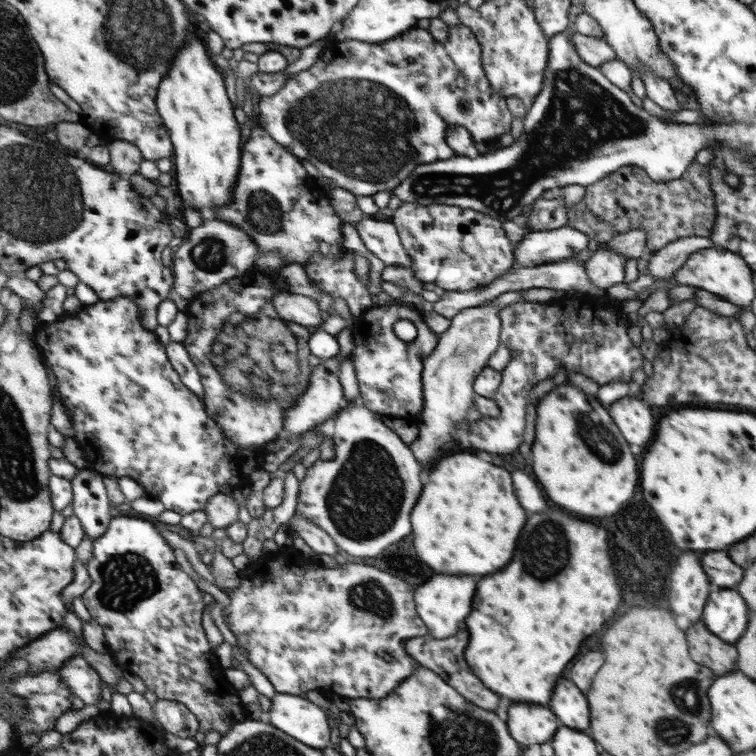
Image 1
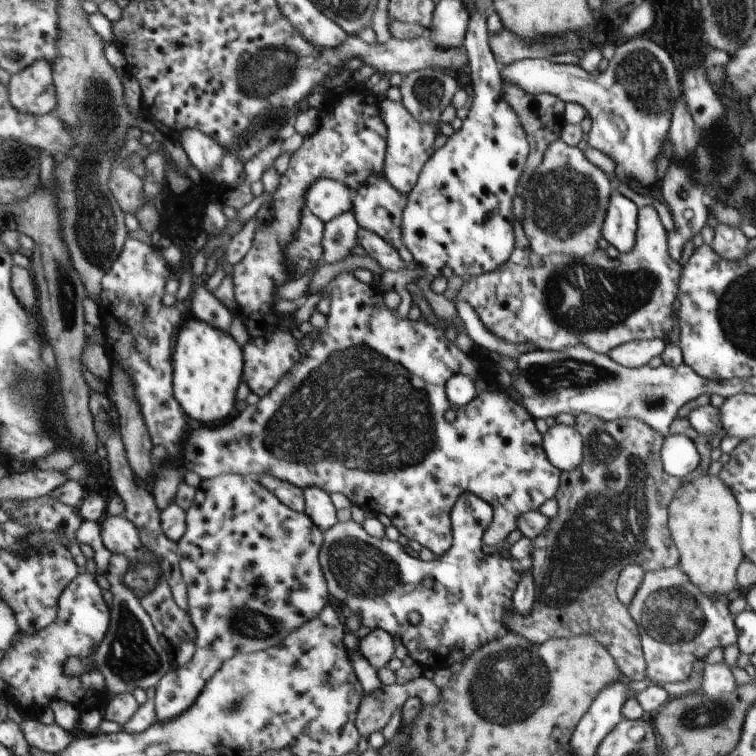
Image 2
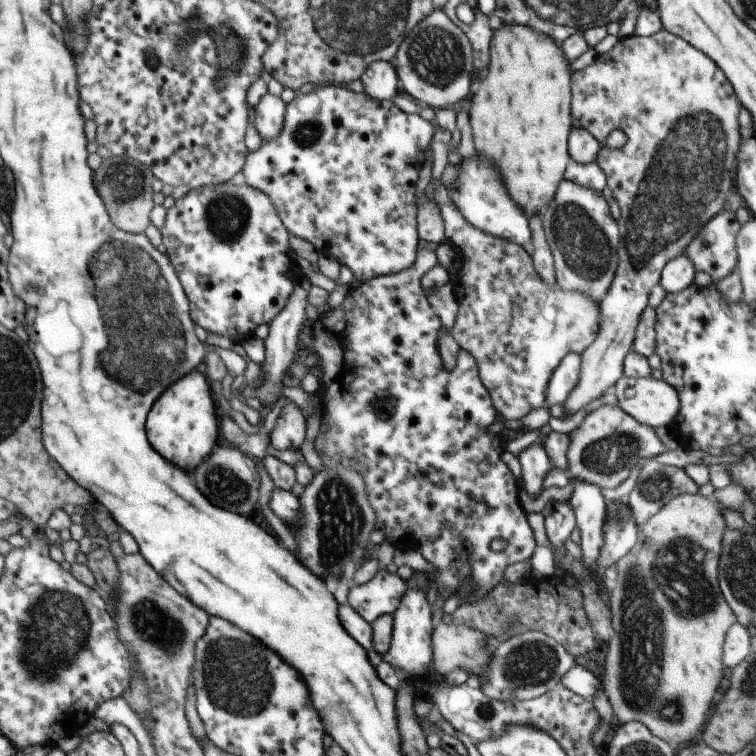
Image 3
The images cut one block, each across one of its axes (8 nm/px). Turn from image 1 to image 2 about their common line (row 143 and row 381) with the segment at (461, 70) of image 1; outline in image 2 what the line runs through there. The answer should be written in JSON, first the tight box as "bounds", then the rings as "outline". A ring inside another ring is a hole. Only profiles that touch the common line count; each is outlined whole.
{"bounds":[184,273,561,557],"outline":[[[341,273],[328,288],[331,301],[328,326],[320,331],[303,360],[283,376],[280,388],[276,386],[256,404],[248,405],[240,418],[214,428],[202,426],[189,433],[184,469],[195,472],[202,480],[224,473],[254,478],[269,473],[300,489],[316,486],[328,495],[342,494],[352,505],[368,513],[386,515],[400,535],[416,540],[435,557],[447,555],[453,547],[451,513],[454,502],[466,494],[482,498],[493,509],[492,523],[483,535],[483,544],[490,546],[496,546],[512,530],[517,530],[518,521],[528,512],[539,511],[547,500],[555,499],[561,471],[547,460],[540,432],[530,422],[531,415],[513,398],[490,388],[460,408],[454,422],[446,422],[444,418],[452,408],[444,392],[447,381],[456,374],[468,376],[474,382],[483,380],[481,375],[491,366],[487,360],[474,360],[468,351],[462,351],[448,338],[447,332],[422,316],[418,320],[398,318],[396,311],[386,307],[384,294],[356,280],[353,273]],[[384,412],[388,426],[400,428],[400,434],[384,434]]]}

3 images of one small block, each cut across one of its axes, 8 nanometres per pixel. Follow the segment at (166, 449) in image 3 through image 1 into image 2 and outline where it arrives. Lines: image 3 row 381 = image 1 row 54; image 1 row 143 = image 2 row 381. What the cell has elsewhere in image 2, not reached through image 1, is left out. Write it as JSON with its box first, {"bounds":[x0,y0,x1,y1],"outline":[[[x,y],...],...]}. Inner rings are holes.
{"bounds":[175,317,242,426],"outline":[[[188,317],[175,347],[175,400],[188,418],[202,426],[226,423],[236,406],[236,390],[242,382],[242,350],[222,329]]]}

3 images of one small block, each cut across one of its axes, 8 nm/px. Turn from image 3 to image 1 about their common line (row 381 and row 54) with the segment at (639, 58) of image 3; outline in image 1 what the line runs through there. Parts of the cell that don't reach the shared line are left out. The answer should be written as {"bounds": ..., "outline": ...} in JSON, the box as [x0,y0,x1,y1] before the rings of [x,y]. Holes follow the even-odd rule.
{"bounds":[572,31,619,68],"outline":[[[575,31],[572,32],[572,42],[575,43],[580,58],[590,66],[600,68],[604,65],[604,62],[619,58],[614,47],[611,46],[607,39],[594,38]]]}

